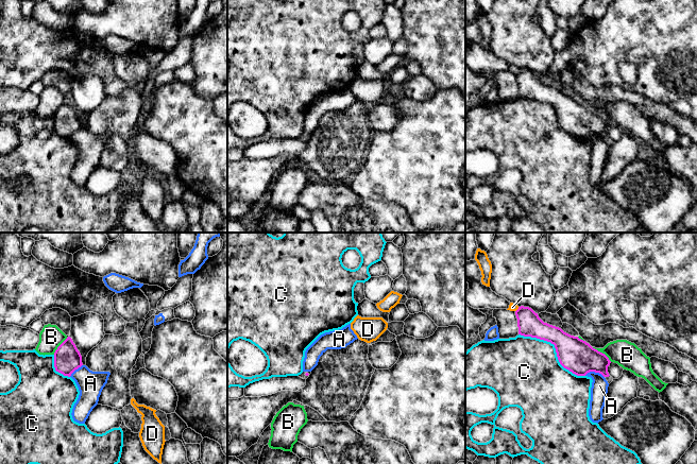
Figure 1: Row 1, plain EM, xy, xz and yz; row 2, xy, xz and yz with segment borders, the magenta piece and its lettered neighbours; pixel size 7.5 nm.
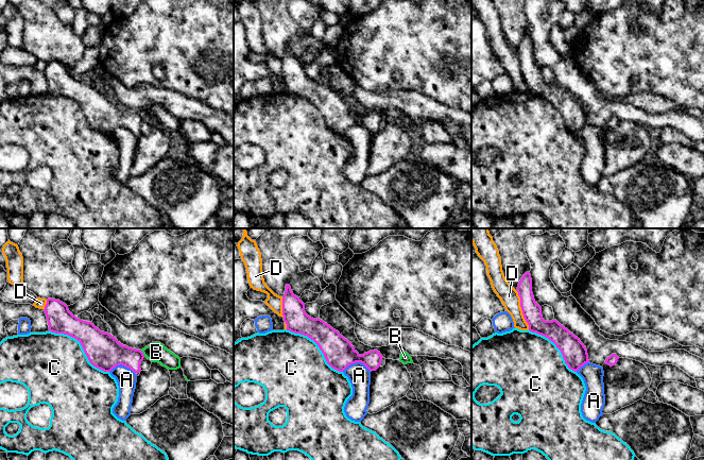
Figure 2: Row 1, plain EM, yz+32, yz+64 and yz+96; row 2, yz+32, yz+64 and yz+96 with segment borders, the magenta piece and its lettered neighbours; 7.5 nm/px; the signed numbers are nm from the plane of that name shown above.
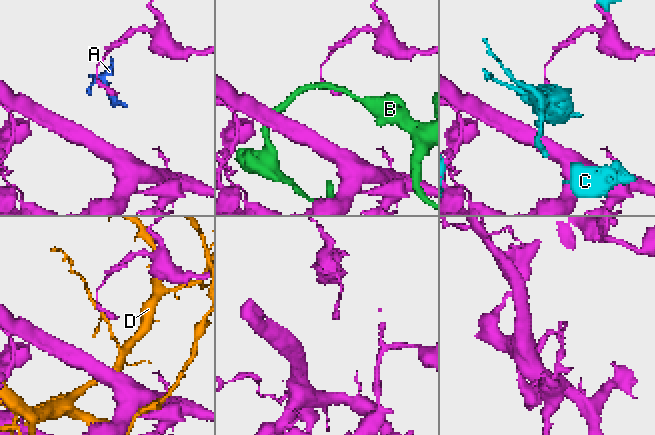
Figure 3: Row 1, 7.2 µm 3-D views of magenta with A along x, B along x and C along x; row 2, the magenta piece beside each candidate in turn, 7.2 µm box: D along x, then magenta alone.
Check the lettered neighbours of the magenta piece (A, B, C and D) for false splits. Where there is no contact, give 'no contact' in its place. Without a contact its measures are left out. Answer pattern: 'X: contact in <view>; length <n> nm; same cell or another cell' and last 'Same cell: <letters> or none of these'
A: contact in yz; length 150 nm; another cell
B: contact in yz; length 190 nm; another cell
C: contact in yz; length 600 nm; another cell
D: contact in yz; length 50 nm; another cell
Same cell: none of these

